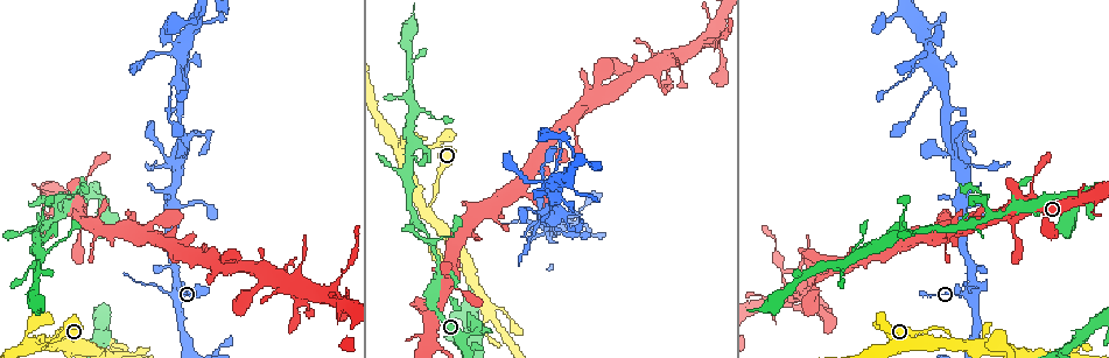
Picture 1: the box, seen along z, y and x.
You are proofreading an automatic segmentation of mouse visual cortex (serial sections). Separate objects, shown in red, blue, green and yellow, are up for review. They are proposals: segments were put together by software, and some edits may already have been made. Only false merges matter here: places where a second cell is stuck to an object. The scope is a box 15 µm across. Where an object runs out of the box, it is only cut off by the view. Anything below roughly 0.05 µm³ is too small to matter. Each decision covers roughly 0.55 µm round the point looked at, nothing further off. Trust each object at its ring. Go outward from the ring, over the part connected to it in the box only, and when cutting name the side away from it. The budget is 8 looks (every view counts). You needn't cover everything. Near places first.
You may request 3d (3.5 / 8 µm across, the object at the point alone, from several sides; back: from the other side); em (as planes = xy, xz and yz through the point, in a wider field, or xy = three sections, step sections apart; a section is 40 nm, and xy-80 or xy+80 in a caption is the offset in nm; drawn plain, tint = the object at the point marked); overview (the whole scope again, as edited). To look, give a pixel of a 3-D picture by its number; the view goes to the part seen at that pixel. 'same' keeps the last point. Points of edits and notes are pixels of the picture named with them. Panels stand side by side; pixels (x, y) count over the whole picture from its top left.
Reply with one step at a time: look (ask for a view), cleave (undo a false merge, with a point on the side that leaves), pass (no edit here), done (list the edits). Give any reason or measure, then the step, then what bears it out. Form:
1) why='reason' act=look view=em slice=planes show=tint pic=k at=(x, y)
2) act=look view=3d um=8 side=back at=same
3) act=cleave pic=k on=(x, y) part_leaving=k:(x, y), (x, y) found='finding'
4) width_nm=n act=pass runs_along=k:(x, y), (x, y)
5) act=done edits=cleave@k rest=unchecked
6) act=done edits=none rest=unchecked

why='abrupt turn' act=look view=3d um=3.5 pic=1 at=(427, 340)

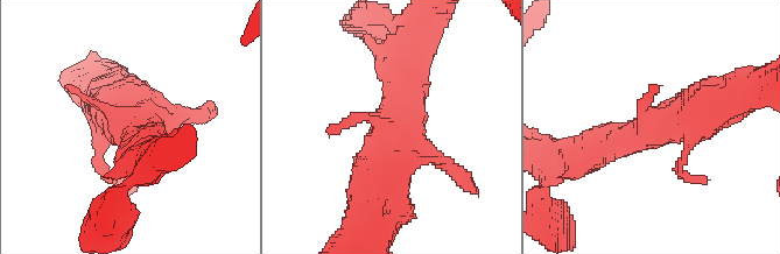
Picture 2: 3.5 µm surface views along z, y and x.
why='now the EM' act=look view=em slice=xy step=5 show=tint pic=2 at=(135, 127)

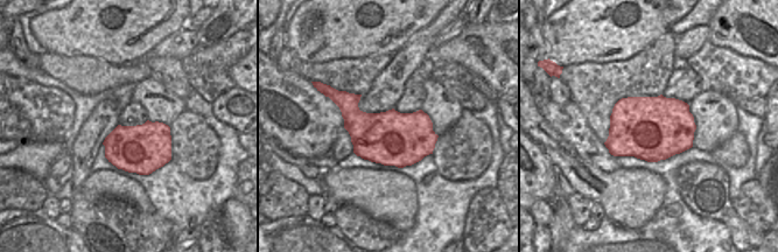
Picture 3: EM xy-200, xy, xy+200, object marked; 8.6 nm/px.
act=pass runs_along=2:(587, 154), (721, 104) found='one cell here'

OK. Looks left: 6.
why='thin neck' act=look view=3d um=3.5 side=back pic=1 at=(75, 194)

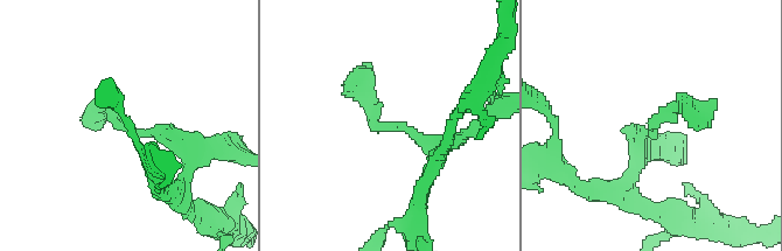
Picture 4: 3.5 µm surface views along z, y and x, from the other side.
why='need the tissue' act=look view=em slice=xy step=1 show=tint pic=4 at=(654, 126)

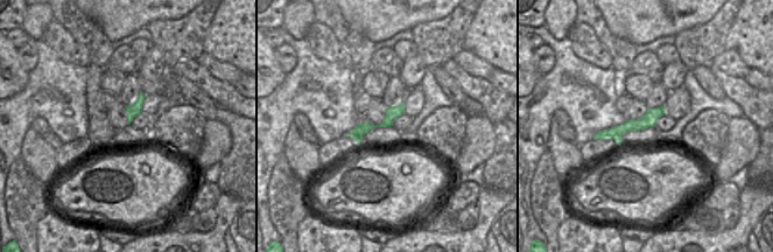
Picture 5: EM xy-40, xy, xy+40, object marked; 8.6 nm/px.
act=pass found='one cell here'

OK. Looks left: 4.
why='calibre changes' act=look view=3d um=8 pic=1 at=(923, 332)

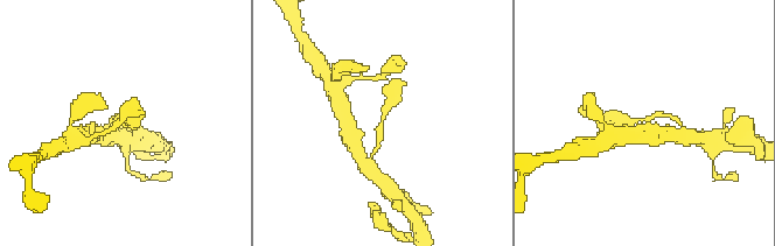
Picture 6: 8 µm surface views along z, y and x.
act=look view=3d um=3.5 side=back pic=6 at=(645, 118)

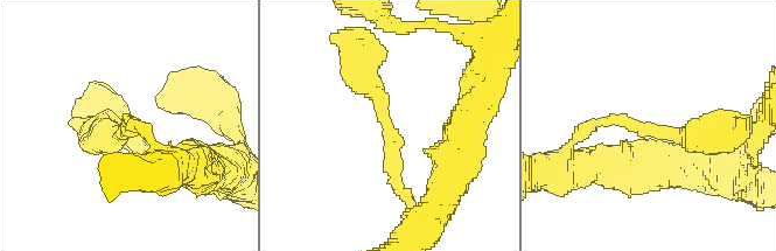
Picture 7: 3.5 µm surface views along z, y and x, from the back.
arm_widths_nm=150,400 act=look view=em slice=xy step=2 show=tint pic=7 at=(126, 132)

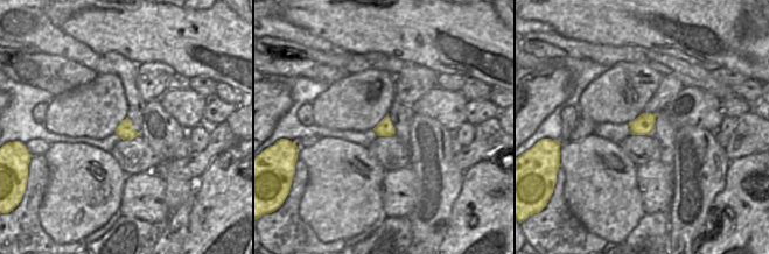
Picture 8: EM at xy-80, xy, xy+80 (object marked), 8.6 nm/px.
act=pass runs_along=7:(364, 61), (407, 197) found='one cell here'

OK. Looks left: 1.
act=done edits=none rest=unchecked

